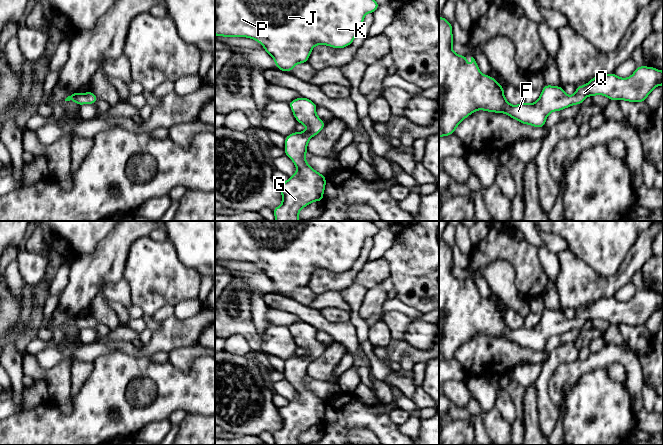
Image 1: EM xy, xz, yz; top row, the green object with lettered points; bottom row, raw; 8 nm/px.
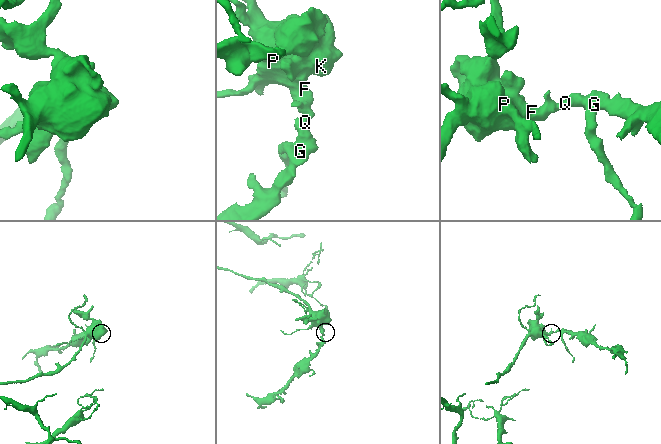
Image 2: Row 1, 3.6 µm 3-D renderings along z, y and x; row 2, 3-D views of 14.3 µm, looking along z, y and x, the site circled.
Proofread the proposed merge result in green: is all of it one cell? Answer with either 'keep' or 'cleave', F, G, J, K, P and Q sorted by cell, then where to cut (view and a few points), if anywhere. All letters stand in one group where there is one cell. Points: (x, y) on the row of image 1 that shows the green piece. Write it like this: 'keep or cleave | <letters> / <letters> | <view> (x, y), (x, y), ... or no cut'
keep | F G J K P Q | no cut

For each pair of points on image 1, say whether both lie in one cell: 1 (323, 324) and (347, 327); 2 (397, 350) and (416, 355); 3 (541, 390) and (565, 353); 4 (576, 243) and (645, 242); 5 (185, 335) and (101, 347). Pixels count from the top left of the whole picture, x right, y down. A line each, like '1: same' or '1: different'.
1: same
2: same
3: same
4: different
5: same

